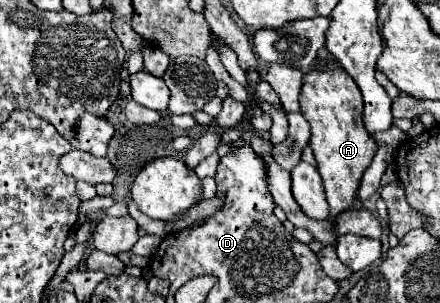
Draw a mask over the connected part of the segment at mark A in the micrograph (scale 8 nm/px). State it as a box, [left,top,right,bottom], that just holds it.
[300,58,378,216]

